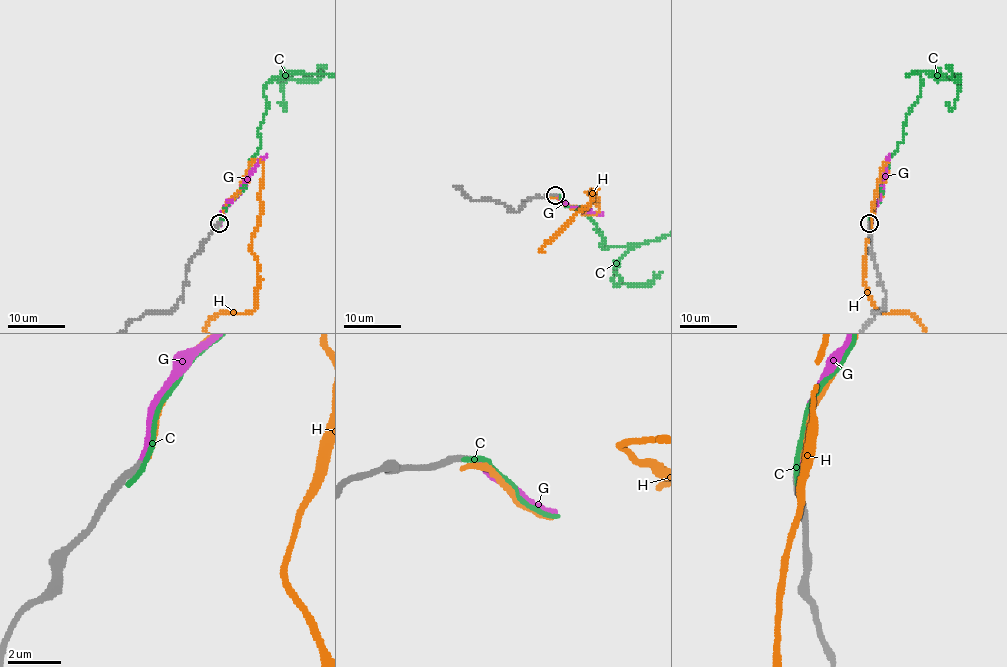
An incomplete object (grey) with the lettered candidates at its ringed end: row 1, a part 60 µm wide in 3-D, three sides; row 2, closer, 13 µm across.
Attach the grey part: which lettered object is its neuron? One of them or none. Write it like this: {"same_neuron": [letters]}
{"same_neuron": ["G"]}

